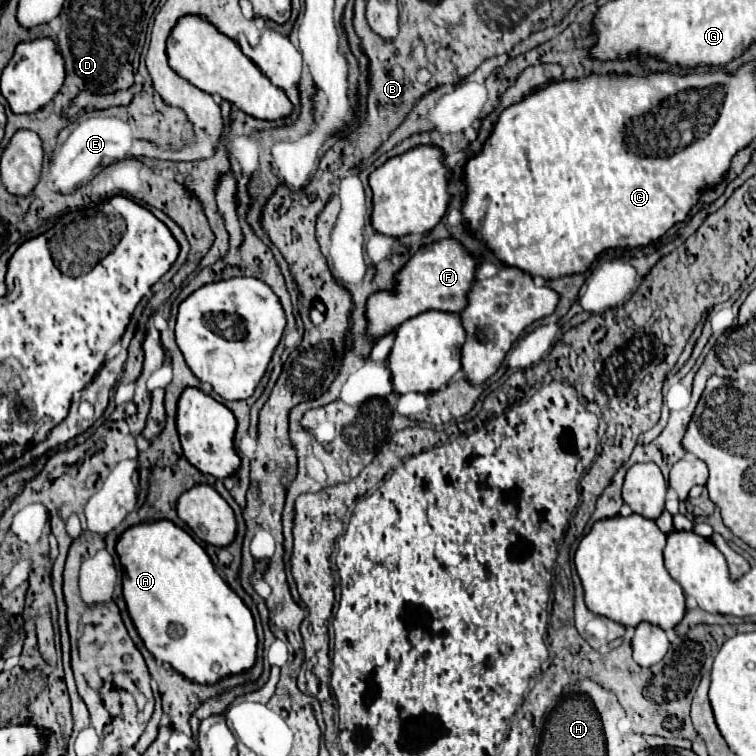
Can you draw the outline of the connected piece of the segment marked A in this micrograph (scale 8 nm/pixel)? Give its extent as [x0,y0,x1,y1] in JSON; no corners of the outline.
[116,520,258,684]

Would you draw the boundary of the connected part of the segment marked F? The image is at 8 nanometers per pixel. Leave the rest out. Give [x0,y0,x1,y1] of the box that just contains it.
[366,238,478,340]

